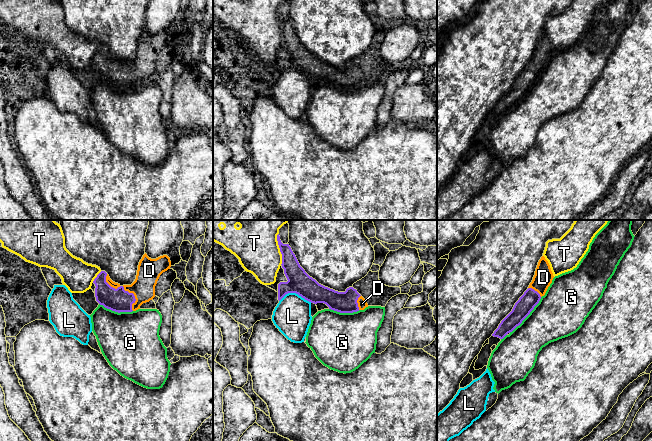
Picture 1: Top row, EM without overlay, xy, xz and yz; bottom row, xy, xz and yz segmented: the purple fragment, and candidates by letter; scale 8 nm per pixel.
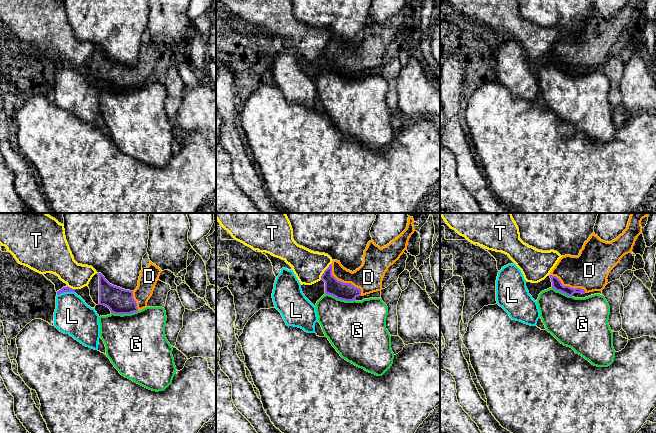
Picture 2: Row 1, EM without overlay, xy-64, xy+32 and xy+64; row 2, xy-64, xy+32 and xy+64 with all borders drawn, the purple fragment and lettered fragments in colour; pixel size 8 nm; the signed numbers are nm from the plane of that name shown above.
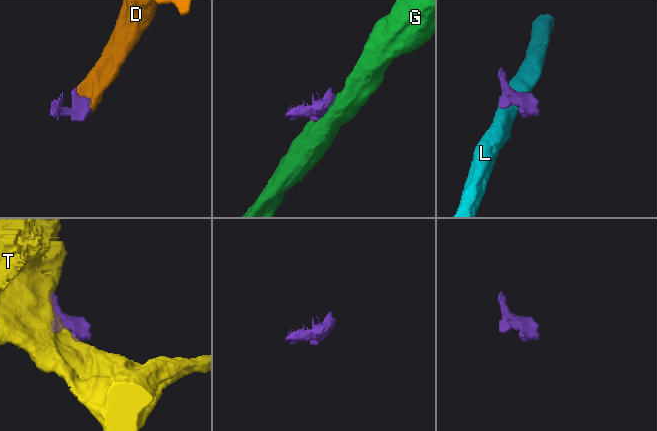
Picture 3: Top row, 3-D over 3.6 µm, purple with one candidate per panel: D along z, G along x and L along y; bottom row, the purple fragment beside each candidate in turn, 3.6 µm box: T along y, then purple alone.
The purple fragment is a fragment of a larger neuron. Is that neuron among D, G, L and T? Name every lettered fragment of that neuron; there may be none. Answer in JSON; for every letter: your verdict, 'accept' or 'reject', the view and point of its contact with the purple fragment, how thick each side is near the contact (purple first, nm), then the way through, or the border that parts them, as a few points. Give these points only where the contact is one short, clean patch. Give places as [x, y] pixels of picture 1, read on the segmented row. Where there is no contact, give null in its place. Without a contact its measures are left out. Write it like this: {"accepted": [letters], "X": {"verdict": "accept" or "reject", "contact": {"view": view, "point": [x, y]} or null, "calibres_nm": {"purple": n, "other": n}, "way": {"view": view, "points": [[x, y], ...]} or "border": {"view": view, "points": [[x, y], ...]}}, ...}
{"accepted": ["D"], "D": {"verdict": "accept", "contact": {"view": "xy", "point": [134, 296]}, "calibres_nm": {"purple": 190, "other": 190}}, "G": {"verdict": "reject", "contact": {"view": "yz", "point": [527, 315]}, "calibres_nm": {"purple": 140, "other": 380}}, "L": {"verdict": "reject", "contact": {"view": "xz", "point": [295, 292]}, "calibres_nm": {"purple": 190, "other": 300}}, "T": {"verdict": "reject", "contact": {"view": "xz", "point": [280, 249]}, "calibres_nm": {"purple": 160, "other": 360}}}

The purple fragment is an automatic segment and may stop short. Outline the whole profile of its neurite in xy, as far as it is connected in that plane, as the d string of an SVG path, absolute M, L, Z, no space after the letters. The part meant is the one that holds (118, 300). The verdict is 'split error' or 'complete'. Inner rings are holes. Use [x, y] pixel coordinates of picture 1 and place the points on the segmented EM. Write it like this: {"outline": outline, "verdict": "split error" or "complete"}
{"outline": "M145 253L139 262L135 281L121 286L113 282L105 271L94 279L96 301L115 312L132 312L155 297L155 286L160 275L170 269L167 255L151 259Z", "verdict": "split error"}

